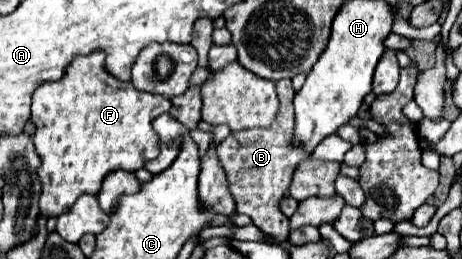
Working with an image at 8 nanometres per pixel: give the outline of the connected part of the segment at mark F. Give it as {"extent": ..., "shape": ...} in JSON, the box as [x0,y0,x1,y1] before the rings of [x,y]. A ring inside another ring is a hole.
{"extent":[32,51,170,219],"shape":[[[96,51],[90,55],[76,57],[62,79],[40,85],[32,95],[32,123],[36,125],[34,145],[40,157],[38,179],[42,185],[40,195],[40,215],[50,219],[66,213],[80,195],[90,193],[98,195],[102,179],[112,171],[138,171],[146,161],[158,157],[158,133],[152,127],[152,121],[170,111],[170,101],[164,97],[156,97],[152,93],[140,93],[130,83],[116,81],[104,69],[104,53]]]}

